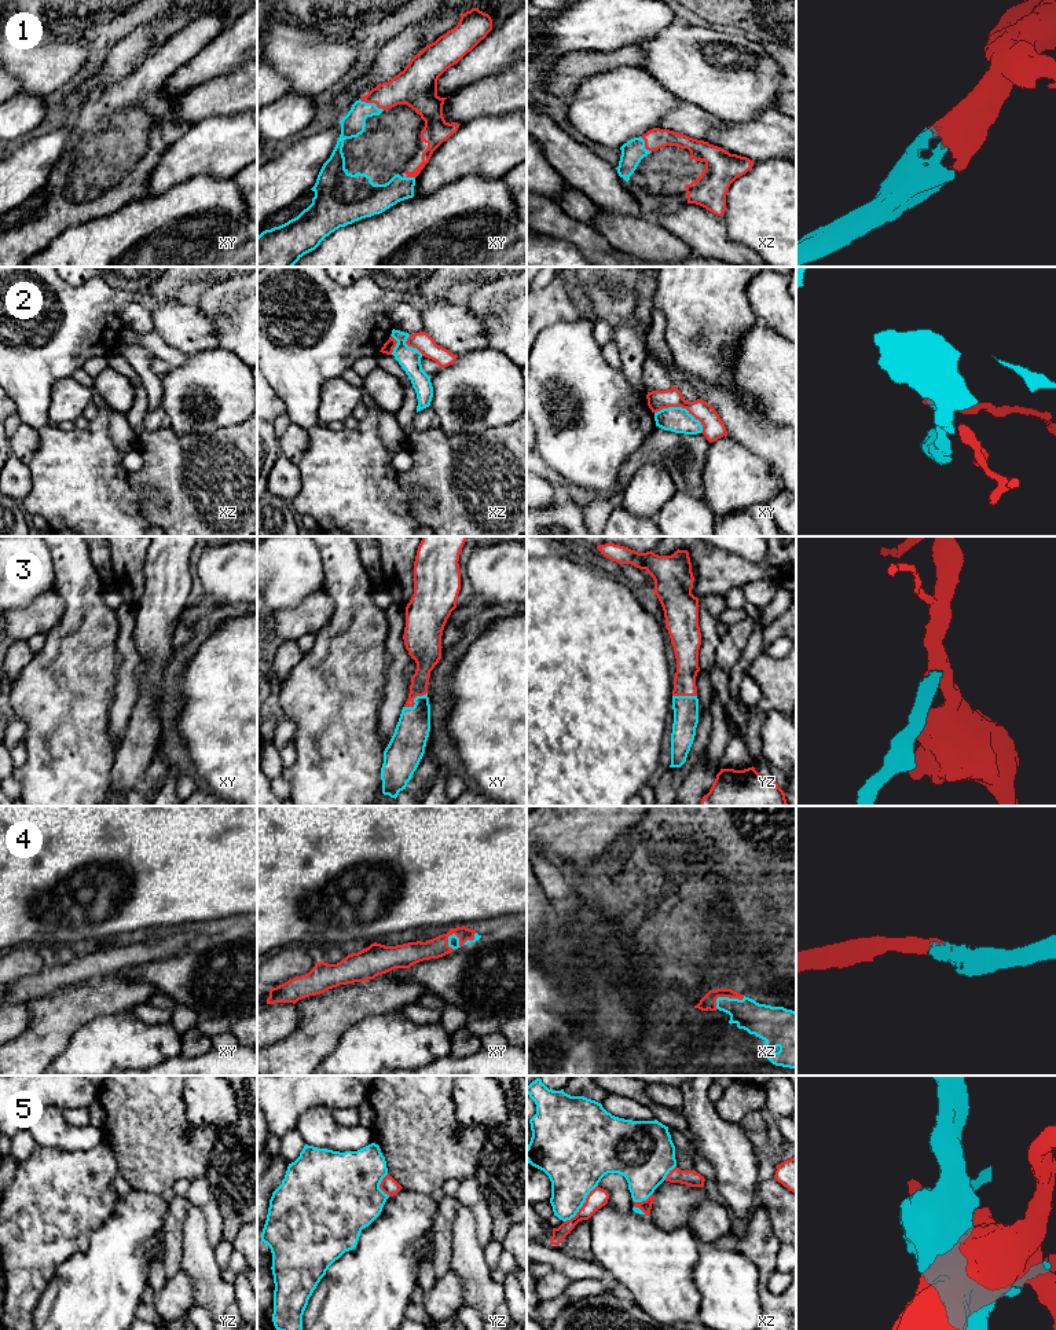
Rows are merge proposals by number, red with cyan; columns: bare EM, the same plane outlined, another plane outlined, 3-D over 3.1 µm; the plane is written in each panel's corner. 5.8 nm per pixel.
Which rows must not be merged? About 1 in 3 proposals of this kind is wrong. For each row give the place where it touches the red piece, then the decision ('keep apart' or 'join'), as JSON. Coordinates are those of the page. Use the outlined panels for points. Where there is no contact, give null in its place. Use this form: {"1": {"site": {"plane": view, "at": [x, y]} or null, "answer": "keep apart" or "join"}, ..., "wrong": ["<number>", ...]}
{"1": {"site": {"plane": "xy", "at": [371, 102]}, "answer": "join"}, "2": {"site": {"plane": "xy", "at": [682, 407]}, "answer": "keep apart"}, "3": {"site": {"plane": "xy", "at": [413, 700]}, "answer": "join"}, "4": {"site": {"plane": "xz", "at": [726, 996]}, "answer": "join"}, "5": {"site": {"plane": "xz", "at": [583, 1205]}, "answer": "keep apart"}, "wrong": ["2", "5"]}

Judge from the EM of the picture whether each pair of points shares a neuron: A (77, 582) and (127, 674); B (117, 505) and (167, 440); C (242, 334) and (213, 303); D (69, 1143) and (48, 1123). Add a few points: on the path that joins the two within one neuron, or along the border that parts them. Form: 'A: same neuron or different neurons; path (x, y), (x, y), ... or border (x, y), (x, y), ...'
A: different neurons; border (118, 627), (117, 660)
B: different neurons; border (129, 473), (161, 498), (149, 499), (145, 515)
C: same neuron; path (242, 325), (223, 306)
D: same neuron; path (63, 1138), (54, 1128)

